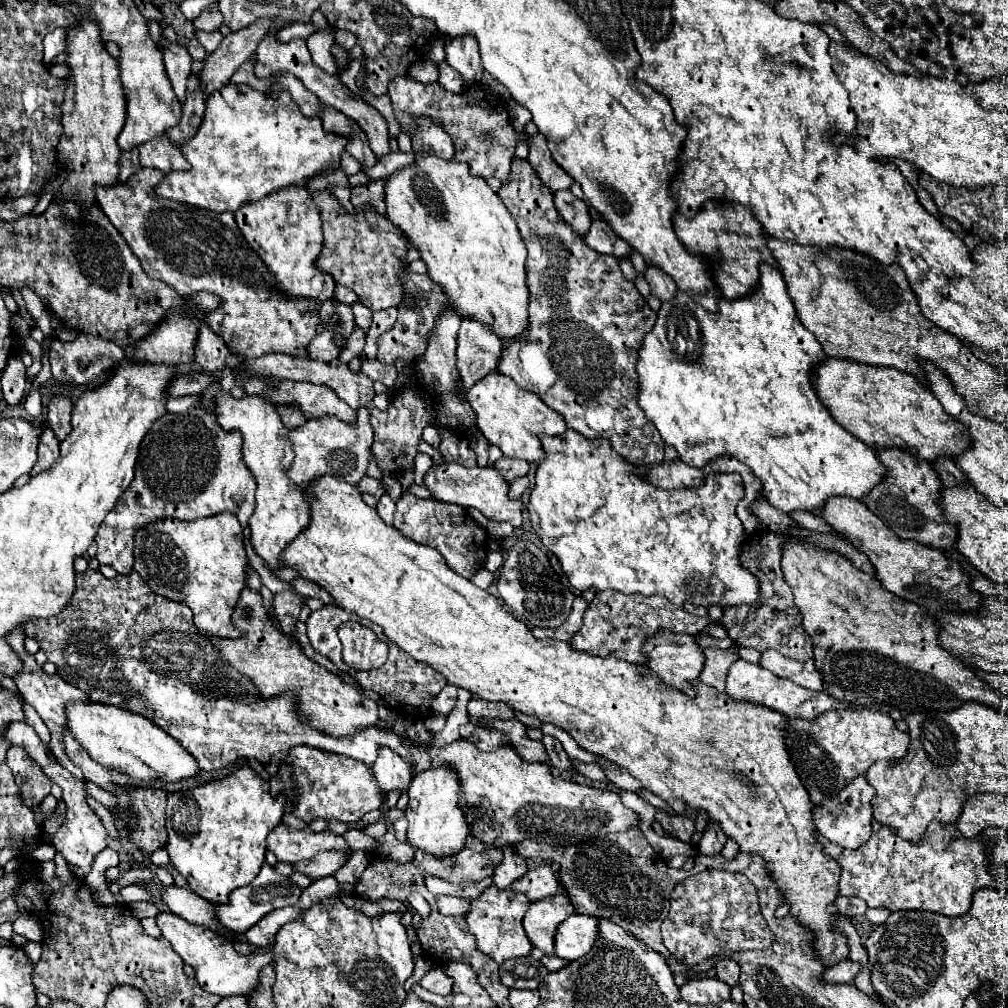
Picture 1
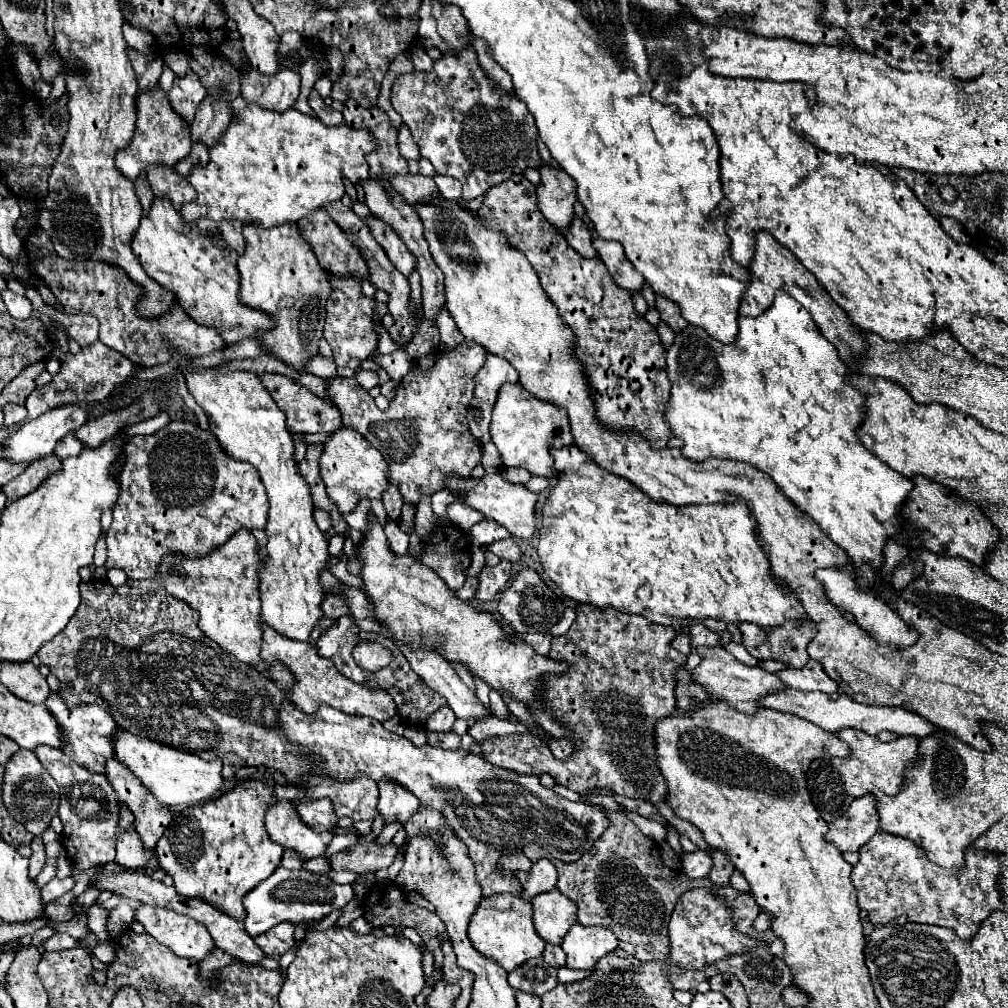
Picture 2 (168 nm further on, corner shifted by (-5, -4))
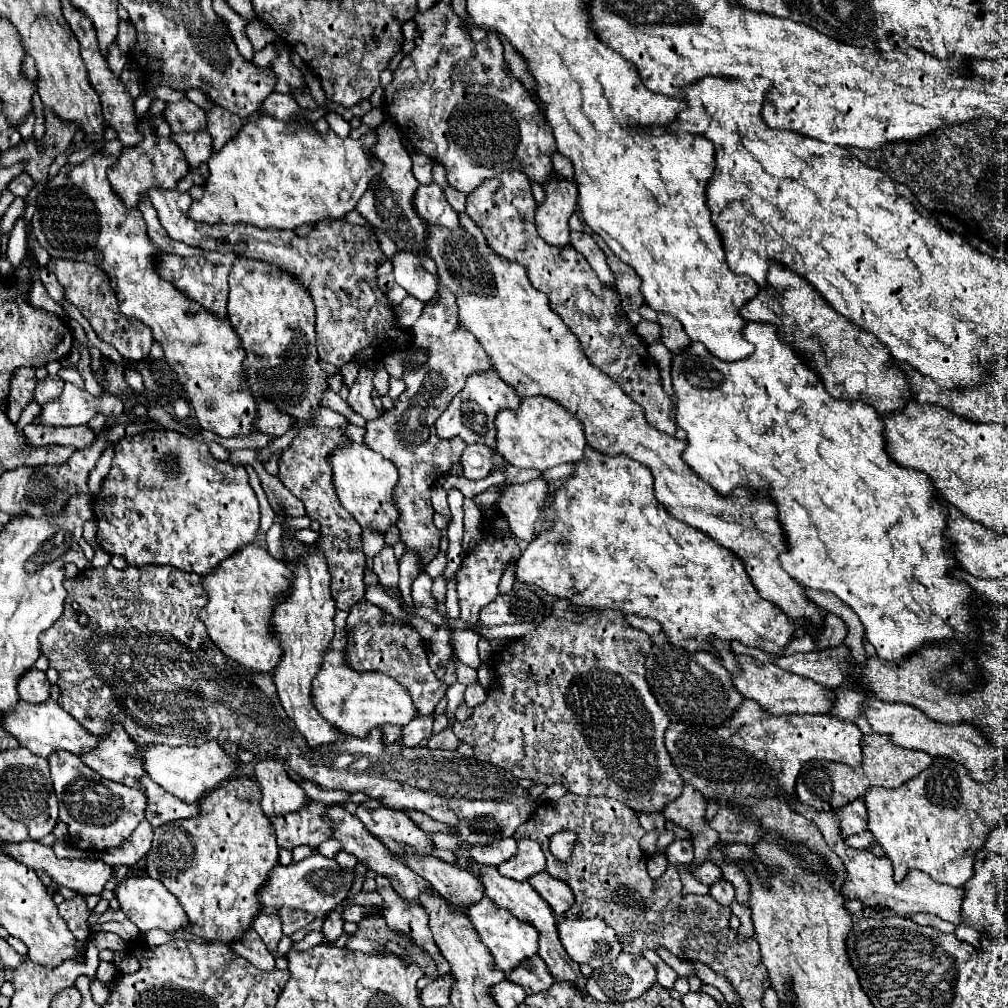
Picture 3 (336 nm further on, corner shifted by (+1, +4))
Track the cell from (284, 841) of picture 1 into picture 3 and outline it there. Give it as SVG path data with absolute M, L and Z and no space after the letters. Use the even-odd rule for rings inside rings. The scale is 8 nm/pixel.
M267 759L257 763L255 777L263 791L261 809L269 819L285 813L293 813L311 801L304 794L303 789L289 779L281 761Z

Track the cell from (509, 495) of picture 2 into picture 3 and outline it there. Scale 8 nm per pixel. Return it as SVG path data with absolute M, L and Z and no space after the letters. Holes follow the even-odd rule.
M533 479L521 485L499 485L499 509L505 515L511 533L521 541L531 541L535 537L535 521L543 513L543 501L547 497L547 483L543 479Z

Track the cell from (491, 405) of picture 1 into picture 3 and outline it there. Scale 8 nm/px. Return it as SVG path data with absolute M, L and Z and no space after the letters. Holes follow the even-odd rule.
M543 395L523 397L517 409L501 409L495 419L497 429L497 453L515 467L549 469L561 463L577 463L583 459L587 445L583 425L567 413L559 403Z

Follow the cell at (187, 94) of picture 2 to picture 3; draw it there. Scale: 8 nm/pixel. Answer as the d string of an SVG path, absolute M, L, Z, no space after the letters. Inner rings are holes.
M189 99L167 103L165 119L171 125L173 133L183 133L183 131L191 133L205 127L205 111Z

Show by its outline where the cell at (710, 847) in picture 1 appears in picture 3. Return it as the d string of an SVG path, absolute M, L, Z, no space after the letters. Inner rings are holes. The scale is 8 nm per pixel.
M721 877L721 879L717 879L711 887L709 887L709 893L711 893L711 897L715 899L715 901L719 901L719 905L731 905L731 901L735 899L735 889L733 889L733 885L725 879L725 877Z

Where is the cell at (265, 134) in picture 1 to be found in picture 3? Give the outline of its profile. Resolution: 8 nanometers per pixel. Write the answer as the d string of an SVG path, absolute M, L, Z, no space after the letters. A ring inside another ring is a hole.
M265 113L251 123L245 123L223 149L213 151L207 165L209 179L203 185L193 185L189 189L193 203L187 217L203 223L249 223L261 229L295 229L303 223L317 223L327 217L343 217L347 211L355 209L357 201L367 191L369 181L381 169L381 163L375 157L369 157L369 149L363 145L363 139L339 137L333 131L319 133L311 123L283 123Z

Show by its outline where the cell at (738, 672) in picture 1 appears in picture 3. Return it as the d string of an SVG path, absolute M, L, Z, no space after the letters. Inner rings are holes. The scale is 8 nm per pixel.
M839 687L835 689L835 699L831 705L831 711L827 713L831 717L837 717L841 721L855 721L857 717L867 719L867 723L873 727L875 733L889 735L895 745L901 745L905 749L919 749L929 755L941 755L941 757L951 757L957 763L963 763L967 769L971 769L971 777L975 781L991 781L995 777L993 763L995 761L1005 761L1007 753L999 747L991 747L979 729L971 729L969 723L959 723L959 725L945 725L931 721L923 711L919 711L913 705L907 703L883 703L875 697L867 697L859 691L853 691L849 687Z

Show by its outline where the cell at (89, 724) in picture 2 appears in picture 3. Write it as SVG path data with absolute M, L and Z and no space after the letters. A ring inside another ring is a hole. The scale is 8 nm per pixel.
M111 723L111 731L97 737L97 745L83 751L79 757L101 777L141 789L139 777L143 777L145 771L139 759L139 749L135 741L129 739L121 723Z

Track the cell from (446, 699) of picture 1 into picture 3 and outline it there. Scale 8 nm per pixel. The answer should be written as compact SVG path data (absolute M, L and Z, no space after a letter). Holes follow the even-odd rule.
M419 715L403 727L403 743L405 745L419 745L423 739L433 735L433 715Z

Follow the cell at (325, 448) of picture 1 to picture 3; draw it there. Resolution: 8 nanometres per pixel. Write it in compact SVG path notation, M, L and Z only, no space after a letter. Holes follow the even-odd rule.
M347 443L337 447L329 457L333 469L333 485L339 503L355 517L361 527L373 527L381 533L387 531L391 523L397 521L399 511L393 505L393 487L399 479L397 469L383 455L369 449L365 443Z

